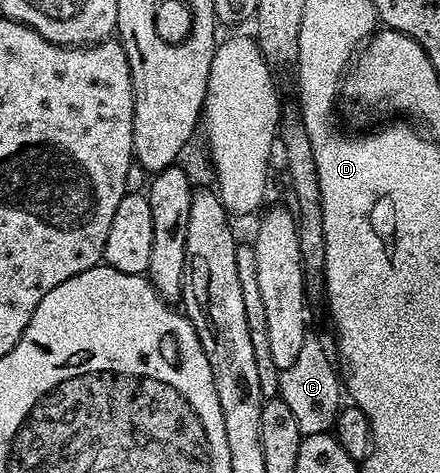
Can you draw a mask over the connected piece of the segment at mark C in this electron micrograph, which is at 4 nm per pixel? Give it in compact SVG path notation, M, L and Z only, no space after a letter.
M314 331L304 335L302 350L294 364L280 371L279 398L286 401L290 413L301 436L312 436L314 433L329 432L336 422L336 415L342 405L342 381L324 349L321 339Z

